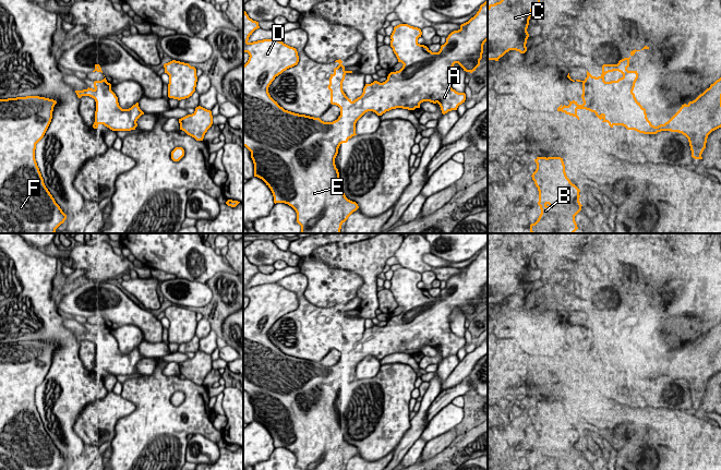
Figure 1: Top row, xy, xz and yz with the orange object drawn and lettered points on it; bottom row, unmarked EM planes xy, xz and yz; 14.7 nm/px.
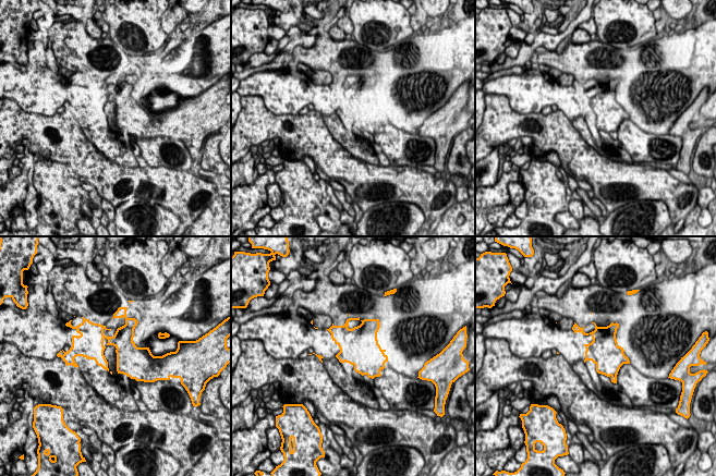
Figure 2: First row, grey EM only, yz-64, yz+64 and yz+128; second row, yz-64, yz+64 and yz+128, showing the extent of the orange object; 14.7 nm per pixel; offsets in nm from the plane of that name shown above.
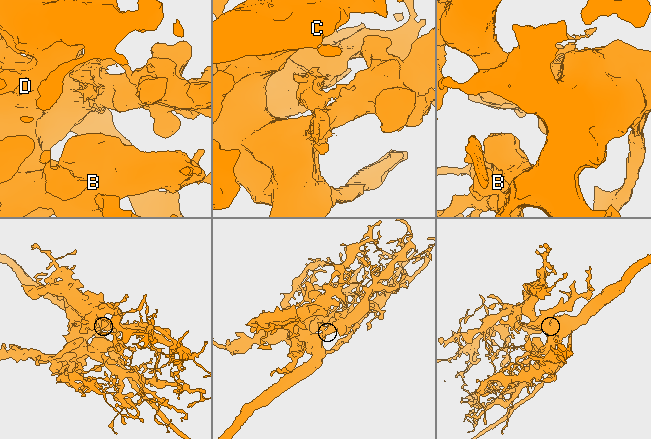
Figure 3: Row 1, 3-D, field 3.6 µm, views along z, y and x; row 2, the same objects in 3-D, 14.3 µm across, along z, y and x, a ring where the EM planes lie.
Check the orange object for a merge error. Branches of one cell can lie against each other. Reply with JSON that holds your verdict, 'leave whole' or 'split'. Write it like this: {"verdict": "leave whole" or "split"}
{"verdict": "leave whole"}

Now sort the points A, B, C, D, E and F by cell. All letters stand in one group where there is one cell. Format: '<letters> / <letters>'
A B C D E F

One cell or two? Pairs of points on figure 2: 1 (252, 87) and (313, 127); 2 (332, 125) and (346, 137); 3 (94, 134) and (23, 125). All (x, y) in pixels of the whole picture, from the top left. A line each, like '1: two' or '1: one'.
1: two
2: one
3: two

